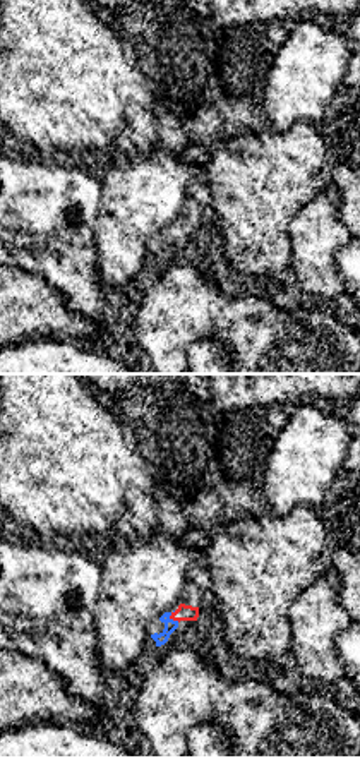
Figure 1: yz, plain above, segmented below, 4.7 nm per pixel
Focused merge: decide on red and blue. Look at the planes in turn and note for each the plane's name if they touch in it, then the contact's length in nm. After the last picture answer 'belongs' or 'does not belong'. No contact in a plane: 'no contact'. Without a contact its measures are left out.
meets red in yz; contact 60 nm long

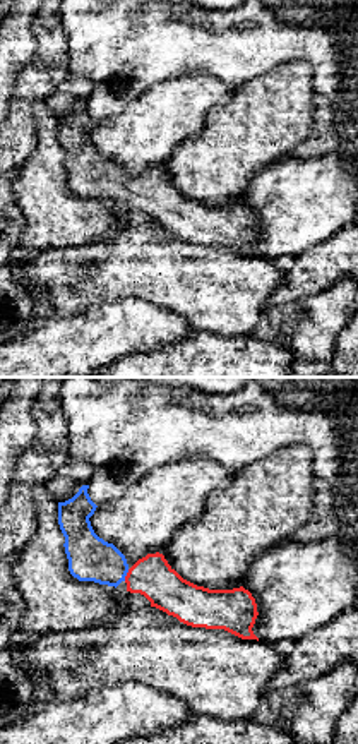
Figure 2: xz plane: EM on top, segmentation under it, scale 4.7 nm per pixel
meets red in xz; contact 60 nm long

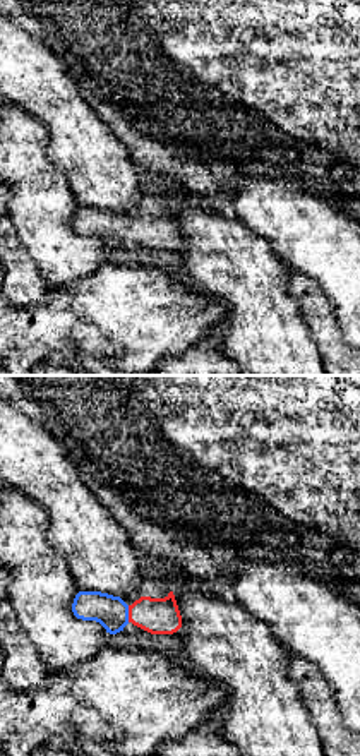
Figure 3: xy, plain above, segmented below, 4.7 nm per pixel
meets red in xy; contact 80 nm long

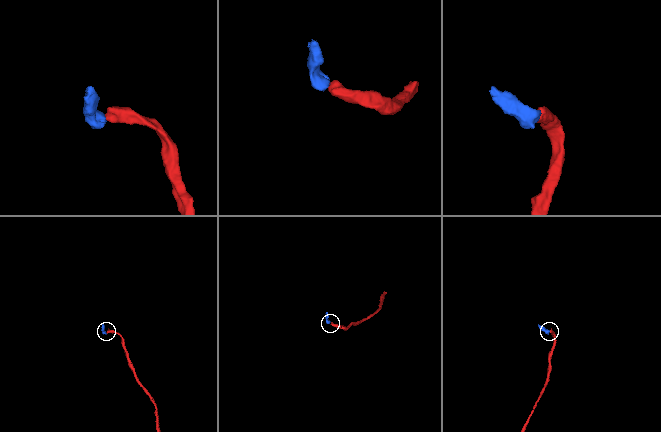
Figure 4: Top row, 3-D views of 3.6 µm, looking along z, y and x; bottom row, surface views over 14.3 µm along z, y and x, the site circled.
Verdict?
belongs

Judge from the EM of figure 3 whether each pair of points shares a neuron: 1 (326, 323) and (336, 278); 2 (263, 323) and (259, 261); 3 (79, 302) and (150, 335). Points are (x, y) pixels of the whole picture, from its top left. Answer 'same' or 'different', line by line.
1: different
2: same
3: same

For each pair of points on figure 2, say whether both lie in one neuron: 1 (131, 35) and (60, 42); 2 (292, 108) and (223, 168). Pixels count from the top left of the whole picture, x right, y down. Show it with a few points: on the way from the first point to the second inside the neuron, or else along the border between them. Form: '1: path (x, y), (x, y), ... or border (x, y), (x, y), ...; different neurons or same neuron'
1: border (59, 18), (67, 38), (69, 72); different neurons
2: path (274, 117), (240, 151); same neuron

